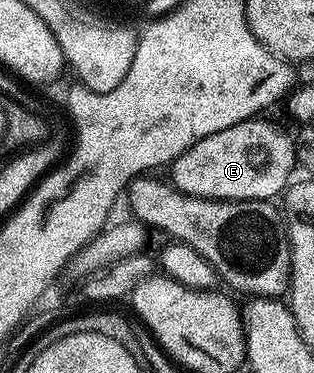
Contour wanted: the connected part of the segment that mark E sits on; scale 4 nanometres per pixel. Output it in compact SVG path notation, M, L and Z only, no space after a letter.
M267 117L246 119L237 125L229 125L229 129L221 129L221 133L213 133L201 141L197 141L185 153L181 153L170 164L169 176L174 190L184 195L193 195L197 199L265 199L274 200L274 195L282 196L292 178L291 170L296 170L295 139L287 136L279 127L274 127Z

